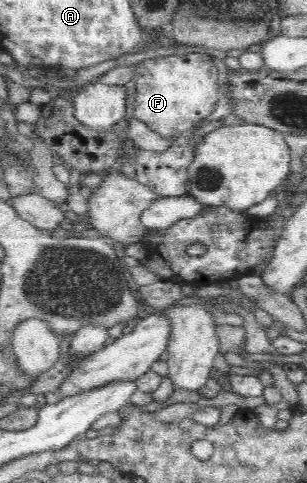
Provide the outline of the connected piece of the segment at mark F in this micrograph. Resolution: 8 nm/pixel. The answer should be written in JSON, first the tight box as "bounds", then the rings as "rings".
{"bounds":[132,53,218,197],"rings":[[[188,53],[181,56],[160,56],[147,59],[141,62],[134,69],[132,83],[136,87],[133,117],[143,121],[154,133],[171,139],[171,144],[164,151],[136,150],[136,157],[146,157],[146,159],[136,159],[134,169],[136,170],[136,180],[148,186],[154,193],[164,197],[186,196],[190,191],[188,183],[188,171],[192,161],[194,161],[194,147],[197,143],[188,140],[194,135],[194,131],[200,129],[200,120],[208,117],[218,103],[218,69],[211,56],[201,53]]]}

